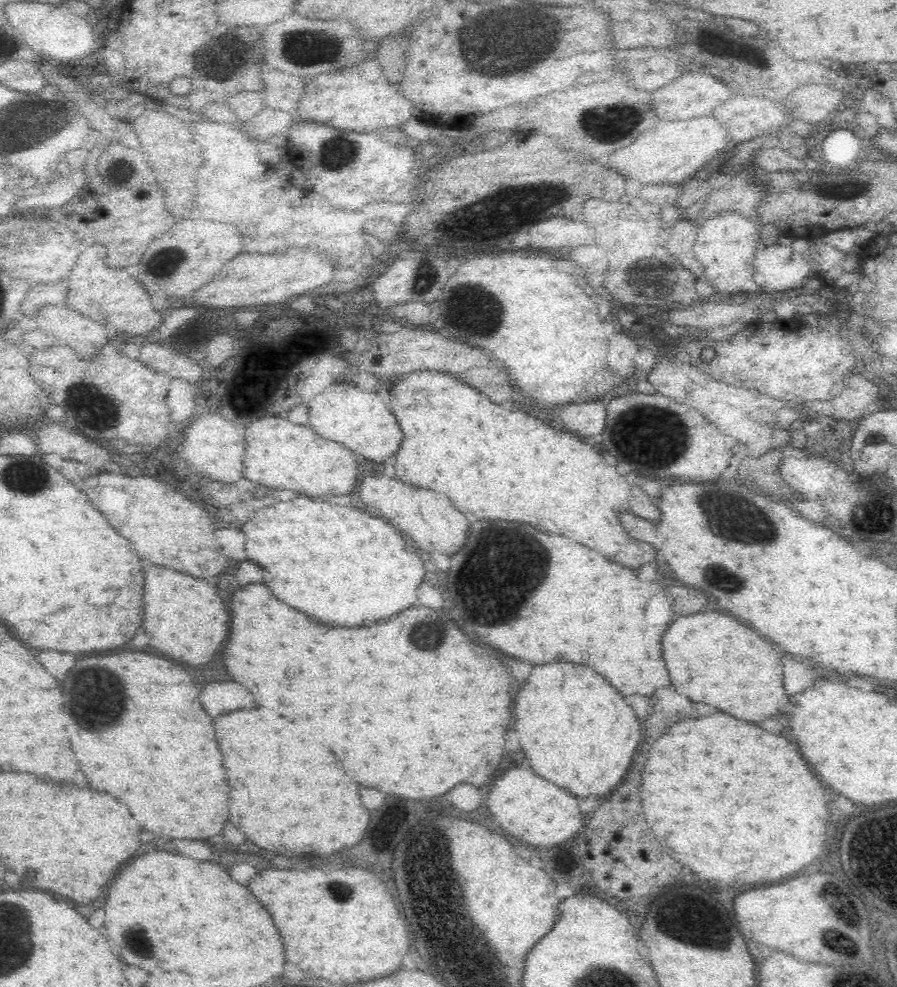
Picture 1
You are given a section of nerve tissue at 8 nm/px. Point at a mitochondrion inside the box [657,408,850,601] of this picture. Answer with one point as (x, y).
(743, 528)

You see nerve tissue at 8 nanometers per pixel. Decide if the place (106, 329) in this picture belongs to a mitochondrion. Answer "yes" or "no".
no

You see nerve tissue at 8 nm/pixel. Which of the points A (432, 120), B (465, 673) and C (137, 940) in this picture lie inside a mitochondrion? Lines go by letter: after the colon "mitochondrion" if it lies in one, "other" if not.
A: other
B: other
C: mitochondrion

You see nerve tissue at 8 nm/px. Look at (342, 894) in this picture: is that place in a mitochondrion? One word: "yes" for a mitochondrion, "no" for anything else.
yes

